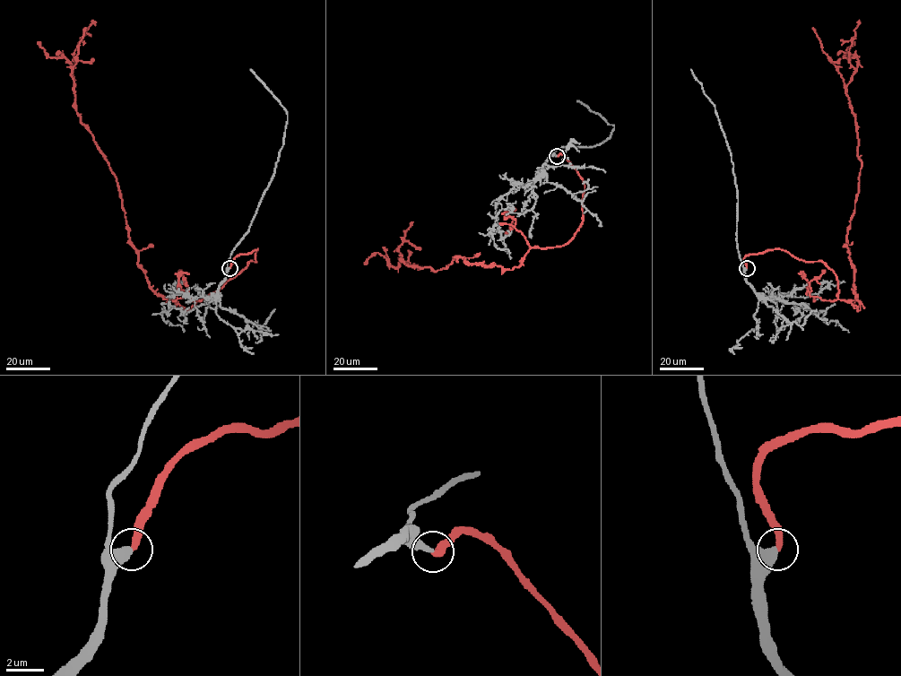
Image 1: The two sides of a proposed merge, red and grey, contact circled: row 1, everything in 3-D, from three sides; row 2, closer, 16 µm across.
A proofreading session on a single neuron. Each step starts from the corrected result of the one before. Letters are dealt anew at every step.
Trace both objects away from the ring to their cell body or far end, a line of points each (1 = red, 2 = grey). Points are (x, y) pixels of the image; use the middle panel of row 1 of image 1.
1: (557, 156), (584, 186), (568, 242), (532, 246), (511, 269), (457, 256), (435, 271), (401, 255), (423, 269)
2: (557, 156), (554, 151), (559, 148), (599, 144), (610, 136), (614, 128), (599, 114), (576, 100)

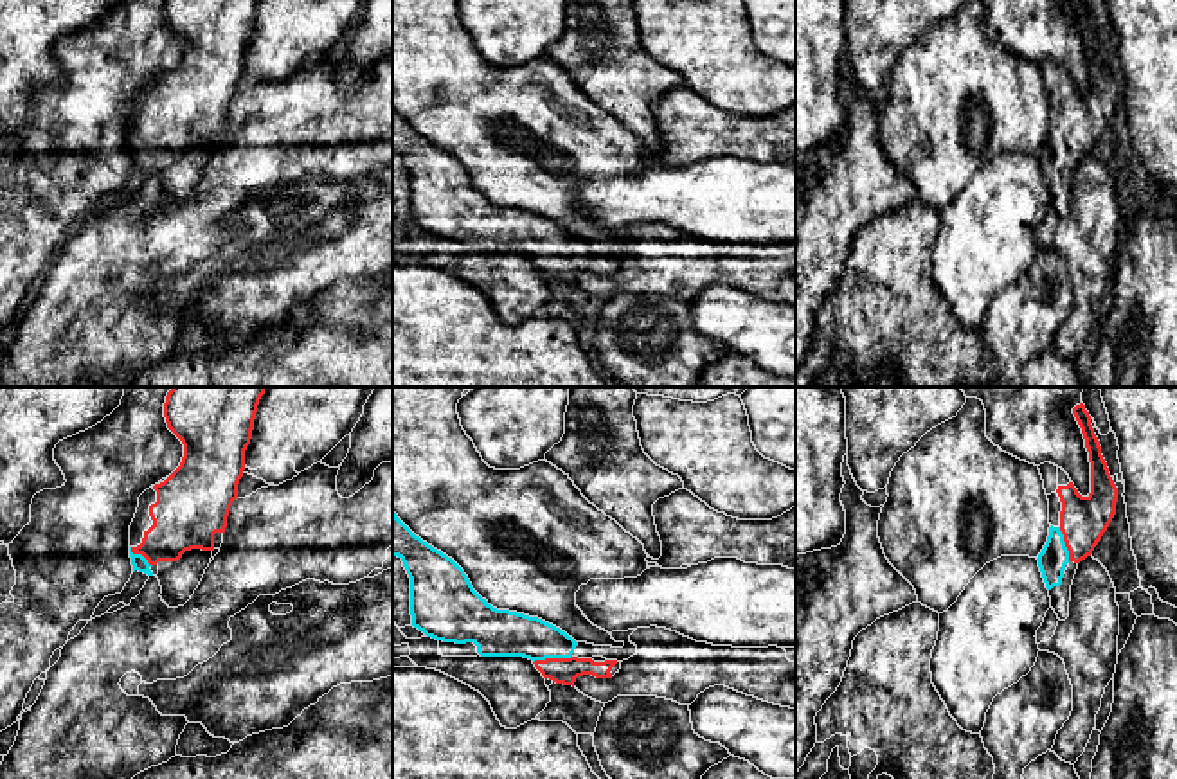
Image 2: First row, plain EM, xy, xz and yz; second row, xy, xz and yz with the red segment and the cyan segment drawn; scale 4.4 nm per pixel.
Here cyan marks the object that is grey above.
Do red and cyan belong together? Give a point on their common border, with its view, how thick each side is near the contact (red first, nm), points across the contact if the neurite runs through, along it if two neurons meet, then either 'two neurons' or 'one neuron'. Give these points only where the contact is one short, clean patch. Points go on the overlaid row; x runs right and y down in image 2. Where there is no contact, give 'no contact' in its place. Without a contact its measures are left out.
meets red in xz at (551, 659); 120 nm thick on the red side, 200 nm on the other; runs through xz (566, 671), (551, 659), (530, 637), (503, 634); one neuron

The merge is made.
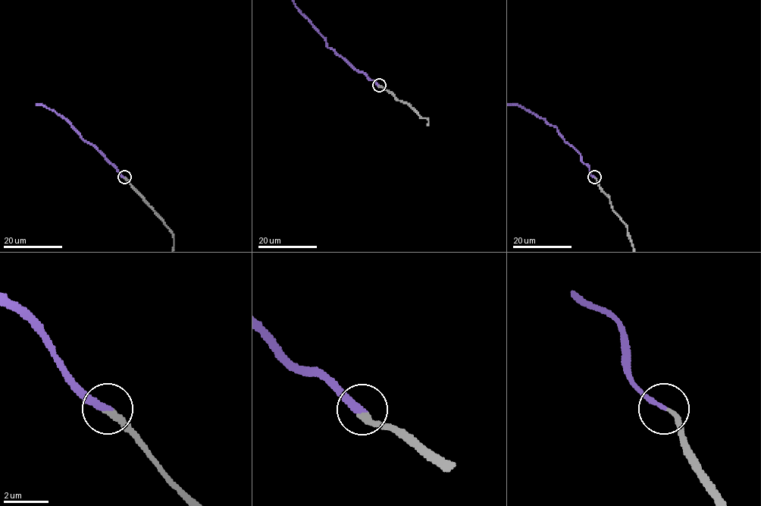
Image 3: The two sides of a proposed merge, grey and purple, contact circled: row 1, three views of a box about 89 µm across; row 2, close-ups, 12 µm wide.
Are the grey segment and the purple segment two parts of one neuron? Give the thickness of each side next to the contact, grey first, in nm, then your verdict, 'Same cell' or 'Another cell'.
Thickness 240 nm (grey) against 220 nm. Same cell

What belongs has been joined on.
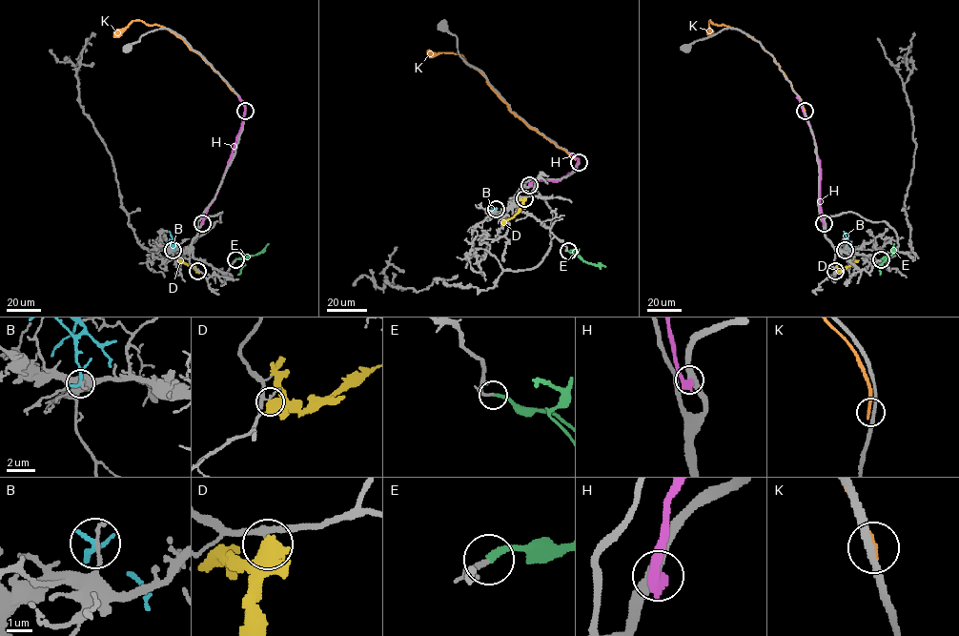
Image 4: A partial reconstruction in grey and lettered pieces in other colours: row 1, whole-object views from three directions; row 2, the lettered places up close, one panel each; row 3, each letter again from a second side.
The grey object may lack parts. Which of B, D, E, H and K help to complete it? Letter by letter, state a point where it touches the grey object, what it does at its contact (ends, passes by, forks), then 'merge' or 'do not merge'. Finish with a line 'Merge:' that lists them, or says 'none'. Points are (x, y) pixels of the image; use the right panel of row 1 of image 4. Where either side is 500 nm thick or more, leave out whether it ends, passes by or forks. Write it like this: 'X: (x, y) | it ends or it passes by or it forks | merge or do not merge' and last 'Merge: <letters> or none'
B: (845, 250) | it passes by | do not merge
D: (835, 271) | do not merge
E: (881, 259) | it ends | merge
H: (824, 223) | it ends | do not merge
K: (805, 111) | it ends | do not merge
Merge: E

